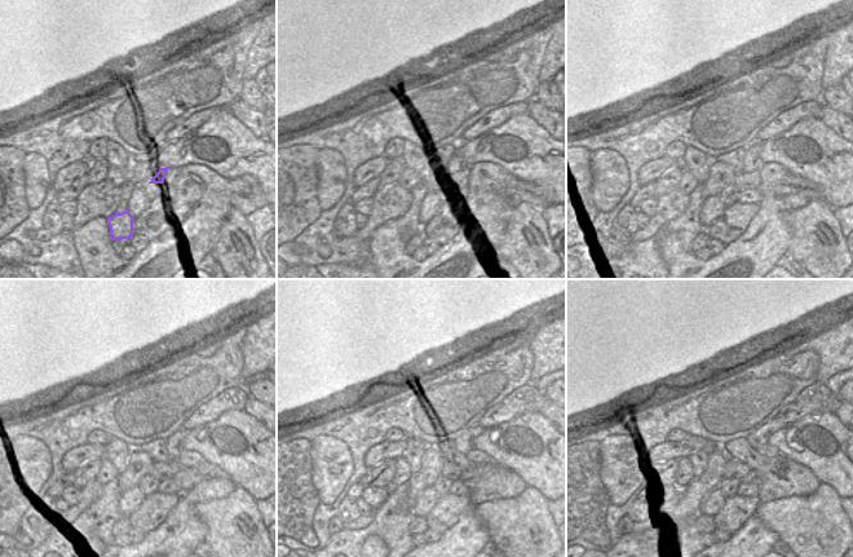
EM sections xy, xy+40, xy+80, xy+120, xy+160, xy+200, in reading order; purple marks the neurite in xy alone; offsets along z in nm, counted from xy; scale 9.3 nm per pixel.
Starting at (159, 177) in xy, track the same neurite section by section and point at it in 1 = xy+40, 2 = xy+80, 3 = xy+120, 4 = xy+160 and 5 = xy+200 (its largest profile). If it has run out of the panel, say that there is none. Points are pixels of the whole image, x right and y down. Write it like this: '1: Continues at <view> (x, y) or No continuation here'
1: Continues at xy+40 (456, 164)
2: Continues at xy+80 (752, 160)
3: Continues at xy+120 (175, 443)
4: Continues at xy+160 (465, 442)
5: Continues at xy+200 (759, 438)

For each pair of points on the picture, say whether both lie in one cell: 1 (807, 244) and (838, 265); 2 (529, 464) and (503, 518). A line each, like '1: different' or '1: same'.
1: same
2: different

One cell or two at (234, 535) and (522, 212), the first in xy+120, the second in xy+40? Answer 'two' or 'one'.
one

